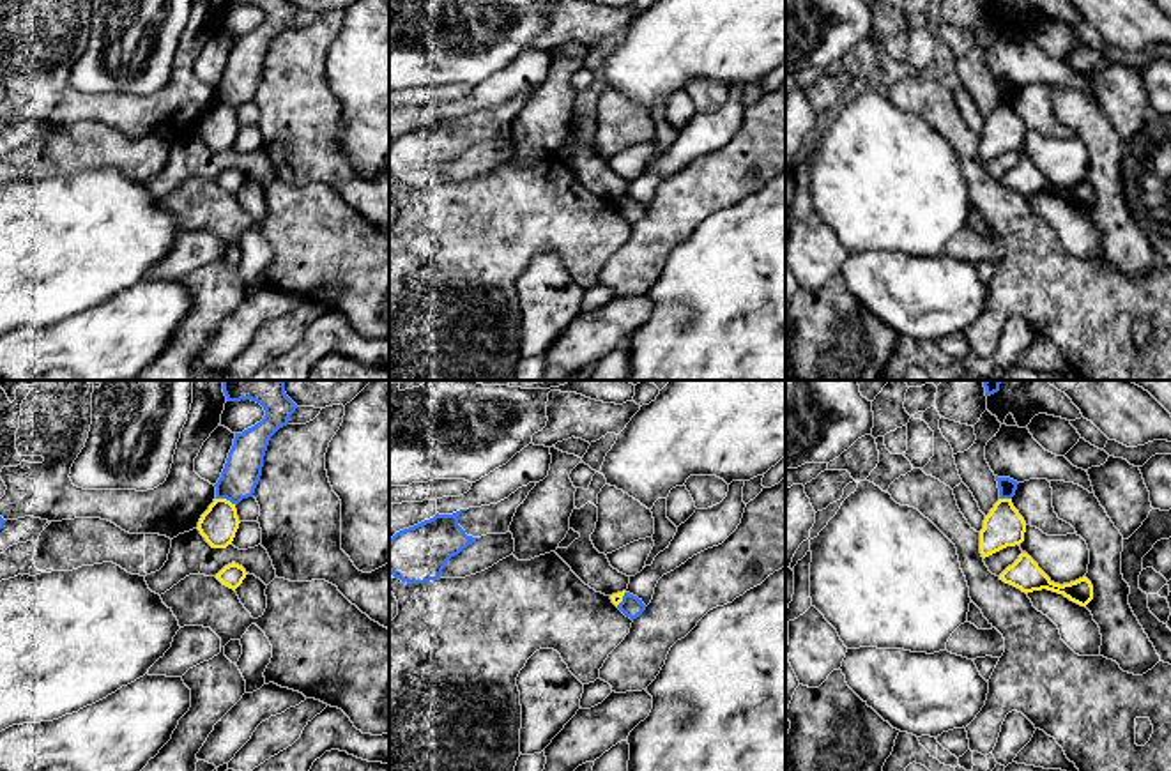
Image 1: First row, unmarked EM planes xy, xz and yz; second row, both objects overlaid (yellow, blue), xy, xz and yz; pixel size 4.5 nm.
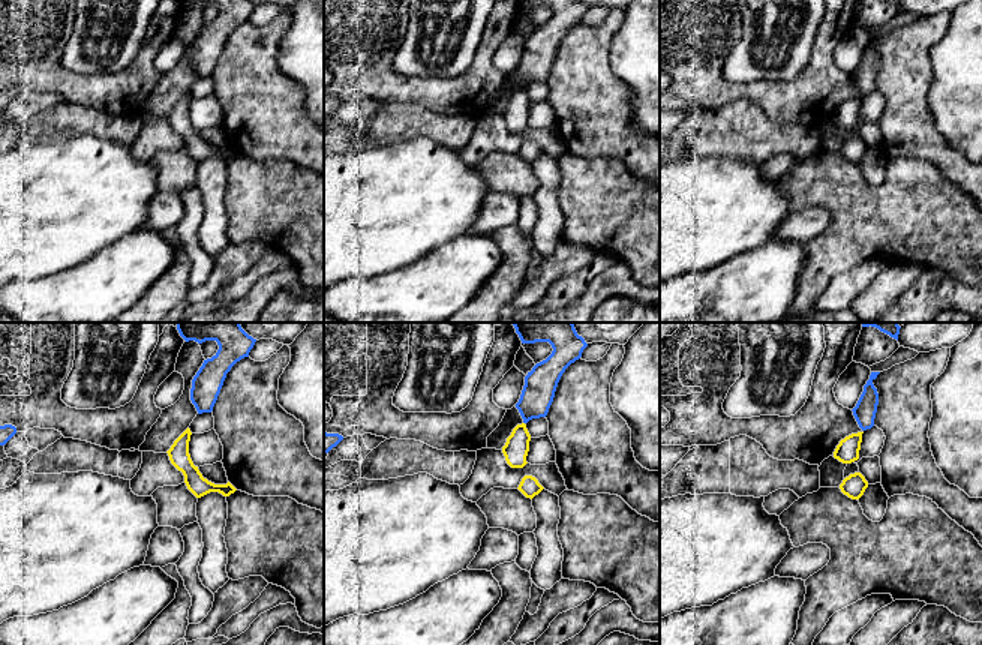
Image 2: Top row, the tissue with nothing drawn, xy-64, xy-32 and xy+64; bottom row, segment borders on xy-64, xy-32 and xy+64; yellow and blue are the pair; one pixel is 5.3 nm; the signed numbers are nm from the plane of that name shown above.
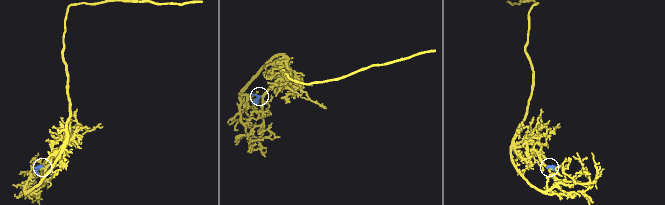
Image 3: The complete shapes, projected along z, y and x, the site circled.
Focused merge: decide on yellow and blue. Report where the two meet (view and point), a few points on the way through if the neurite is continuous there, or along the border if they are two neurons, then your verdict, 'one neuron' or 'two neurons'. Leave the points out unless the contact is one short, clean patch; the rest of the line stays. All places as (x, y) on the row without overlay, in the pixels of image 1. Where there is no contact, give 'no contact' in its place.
xy (225, 103) | along xy (216, 101), (225, 101), (236, 108) | two neurons

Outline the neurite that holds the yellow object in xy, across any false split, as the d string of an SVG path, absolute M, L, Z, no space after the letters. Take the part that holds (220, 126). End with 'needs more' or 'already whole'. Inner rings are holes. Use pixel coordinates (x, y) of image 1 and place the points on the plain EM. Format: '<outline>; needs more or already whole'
M214 103L196 133L212 152L226 152L232 149L239 127L235 108L226 103Z; already whole

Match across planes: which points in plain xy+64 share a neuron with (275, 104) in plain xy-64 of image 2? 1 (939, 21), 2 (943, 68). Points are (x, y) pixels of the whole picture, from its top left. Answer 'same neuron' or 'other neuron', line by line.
1: same neuron
2: other neuron

